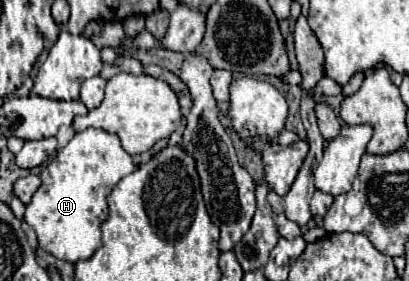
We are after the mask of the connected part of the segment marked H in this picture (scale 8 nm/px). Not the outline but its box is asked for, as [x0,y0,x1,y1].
[25,128,137,264]

